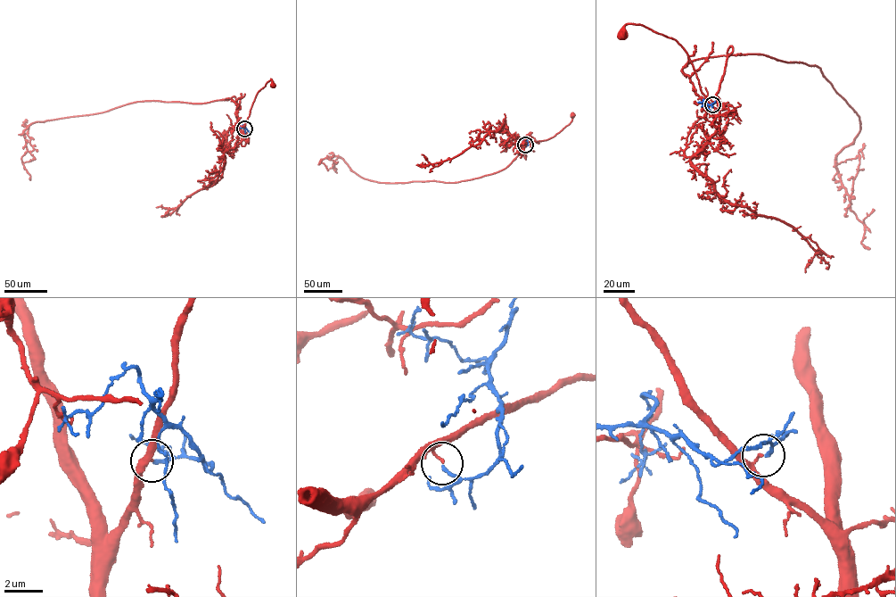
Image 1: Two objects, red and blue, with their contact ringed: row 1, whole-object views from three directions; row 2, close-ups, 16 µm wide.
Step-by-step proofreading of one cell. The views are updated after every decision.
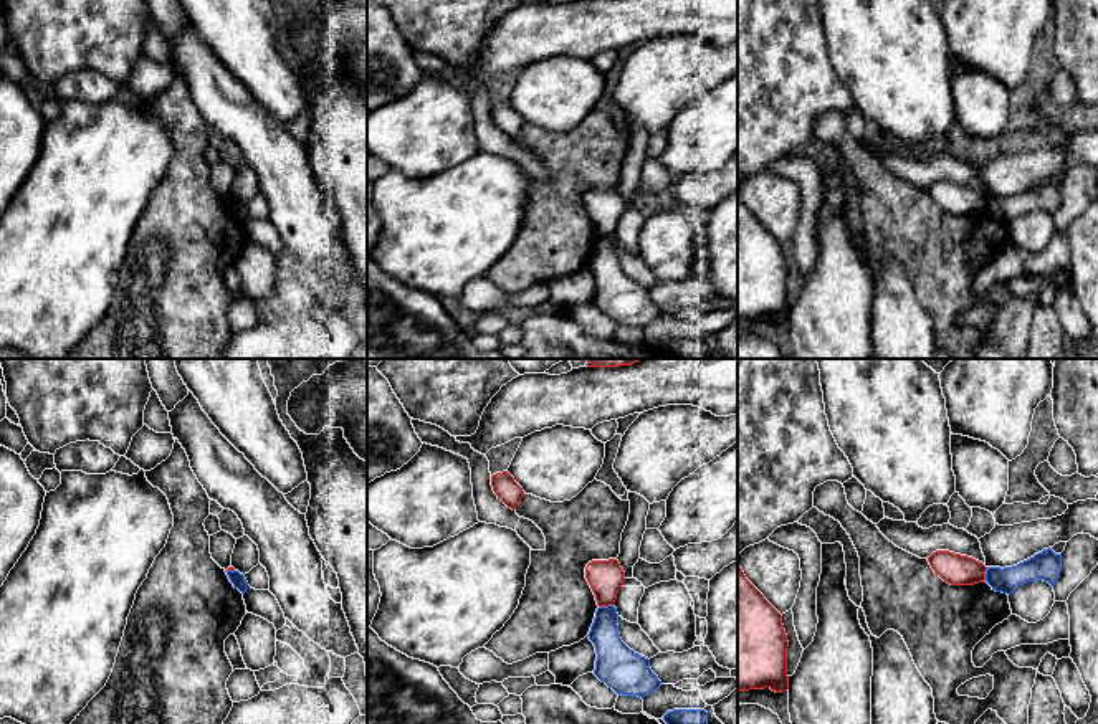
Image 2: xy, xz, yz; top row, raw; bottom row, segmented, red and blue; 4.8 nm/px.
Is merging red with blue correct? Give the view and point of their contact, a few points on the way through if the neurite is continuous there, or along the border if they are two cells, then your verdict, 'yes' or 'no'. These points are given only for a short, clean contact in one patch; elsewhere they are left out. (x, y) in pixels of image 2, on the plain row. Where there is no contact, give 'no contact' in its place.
contact xz (606, 235); border xz (612, 233), (599, 237); no

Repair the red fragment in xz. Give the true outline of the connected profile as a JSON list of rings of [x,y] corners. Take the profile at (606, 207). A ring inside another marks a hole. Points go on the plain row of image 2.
[[[617,188],[592,190],[585,197],[585,208],[599,236],[613,235],[625,212],[625,202]]]

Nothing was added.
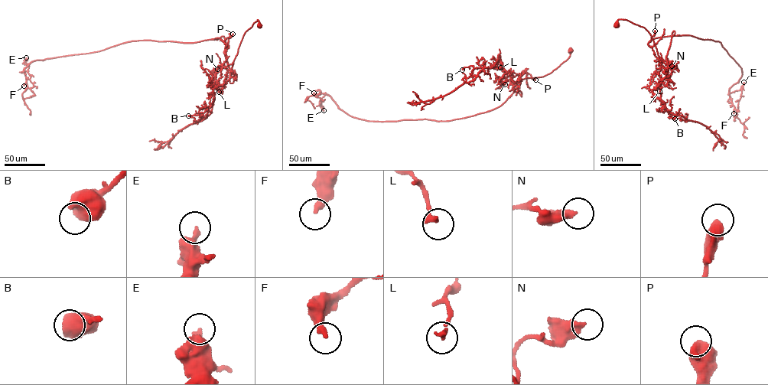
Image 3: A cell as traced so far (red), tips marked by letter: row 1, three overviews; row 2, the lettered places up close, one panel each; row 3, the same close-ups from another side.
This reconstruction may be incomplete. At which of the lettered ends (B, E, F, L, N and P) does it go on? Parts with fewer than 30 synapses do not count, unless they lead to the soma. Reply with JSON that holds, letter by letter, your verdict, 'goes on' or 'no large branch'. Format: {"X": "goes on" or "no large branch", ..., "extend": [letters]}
{"B": "no large branch", "E": "no large branch", "F": "no large branch", "L": "no large branch", "N": "no large branch", "P": "no large branch", "extend": []}

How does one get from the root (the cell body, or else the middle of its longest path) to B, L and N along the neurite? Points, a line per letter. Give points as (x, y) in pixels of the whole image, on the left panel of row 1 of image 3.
B: (259, 25), (257, 20), (245, 31), (229, 79), (213, 89), (214, 99), (206, 116), (188, 115)
L: (259, 25), (257, 20), (245, 31), (229, 78), (217, 87), (219, 92)
N: (259, 25), (257, 20), (245, 31), (229, 79), (224, 85), (218, 85), (215, 77), (215, 70), (217, 69)

